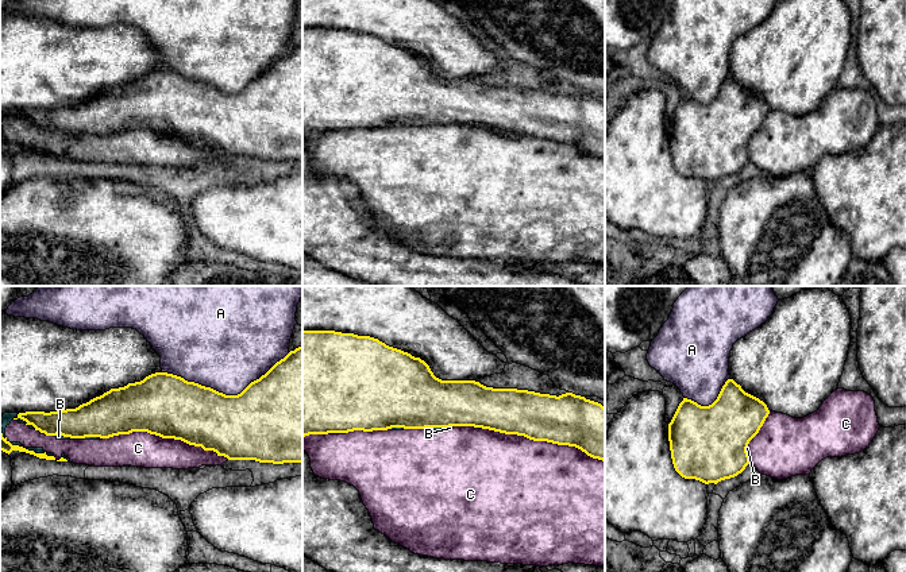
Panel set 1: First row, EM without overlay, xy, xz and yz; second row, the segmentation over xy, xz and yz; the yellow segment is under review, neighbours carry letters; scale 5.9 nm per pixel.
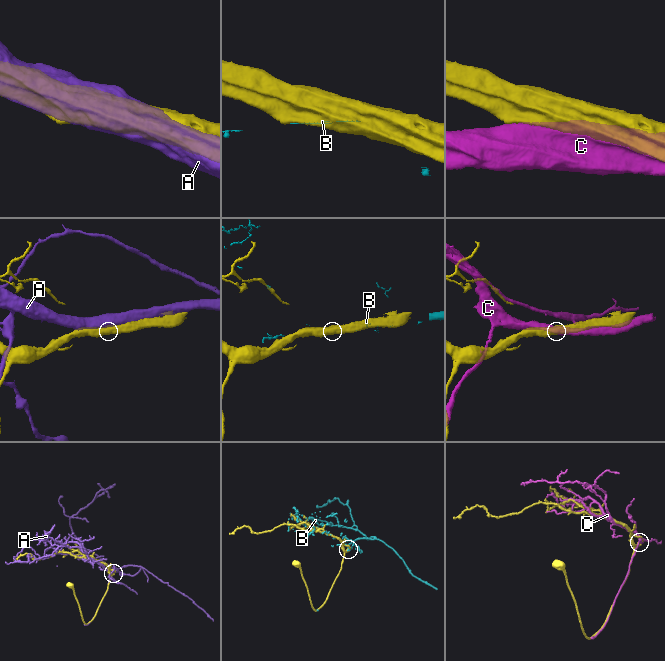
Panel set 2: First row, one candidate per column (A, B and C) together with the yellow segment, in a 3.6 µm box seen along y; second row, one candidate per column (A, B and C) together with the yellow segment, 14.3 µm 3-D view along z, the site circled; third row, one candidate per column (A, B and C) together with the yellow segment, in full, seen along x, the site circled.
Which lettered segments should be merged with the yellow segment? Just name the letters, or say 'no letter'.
no letter

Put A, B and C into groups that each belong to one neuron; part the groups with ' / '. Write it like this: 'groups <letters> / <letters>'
groups A / B C

